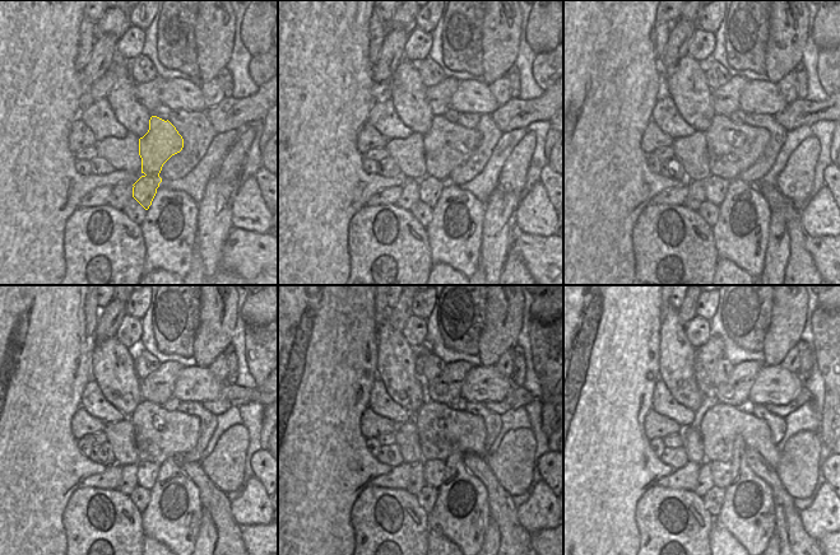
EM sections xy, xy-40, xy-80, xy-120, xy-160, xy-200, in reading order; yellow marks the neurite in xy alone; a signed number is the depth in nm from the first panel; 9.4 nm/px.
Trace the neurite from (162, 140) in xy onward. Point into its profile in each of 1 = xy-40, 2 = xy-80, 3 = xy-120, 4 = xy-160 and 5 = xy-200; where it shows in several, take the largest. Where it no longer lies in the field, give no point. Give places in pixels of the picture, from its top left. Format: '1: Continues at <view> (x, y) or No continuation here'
1: Continues at xy-40 (446, 145)
2: Continues at xy-80 (732, 148)
3: Continues at xy-120 (159, 434)
4: Continues at xy-160 (441, 429)
5: Continues at xy-200 (720, 424)

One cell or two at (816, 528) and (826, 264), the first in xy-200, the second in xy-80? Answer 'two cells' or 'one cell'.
two cells

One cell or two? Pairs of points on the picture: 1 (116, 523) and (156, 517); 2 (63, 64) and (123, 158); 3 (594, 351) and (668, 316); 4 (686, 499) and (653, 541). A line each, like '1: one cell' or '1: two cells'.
1: two cells
2: two cells
3: two cells
4: one cell

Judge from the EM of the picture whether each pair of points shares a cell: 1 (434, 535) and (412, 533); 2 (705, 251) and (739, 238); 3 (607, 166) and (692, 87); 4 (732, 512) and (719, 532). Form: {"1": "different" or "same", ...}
{"1": "different", "2": "different", "3": "different", "4": "different"}

